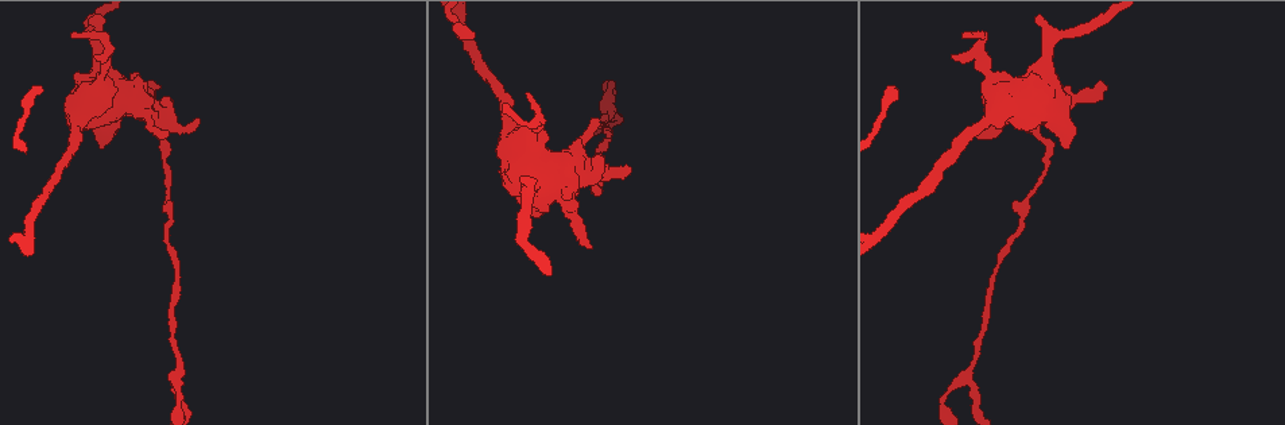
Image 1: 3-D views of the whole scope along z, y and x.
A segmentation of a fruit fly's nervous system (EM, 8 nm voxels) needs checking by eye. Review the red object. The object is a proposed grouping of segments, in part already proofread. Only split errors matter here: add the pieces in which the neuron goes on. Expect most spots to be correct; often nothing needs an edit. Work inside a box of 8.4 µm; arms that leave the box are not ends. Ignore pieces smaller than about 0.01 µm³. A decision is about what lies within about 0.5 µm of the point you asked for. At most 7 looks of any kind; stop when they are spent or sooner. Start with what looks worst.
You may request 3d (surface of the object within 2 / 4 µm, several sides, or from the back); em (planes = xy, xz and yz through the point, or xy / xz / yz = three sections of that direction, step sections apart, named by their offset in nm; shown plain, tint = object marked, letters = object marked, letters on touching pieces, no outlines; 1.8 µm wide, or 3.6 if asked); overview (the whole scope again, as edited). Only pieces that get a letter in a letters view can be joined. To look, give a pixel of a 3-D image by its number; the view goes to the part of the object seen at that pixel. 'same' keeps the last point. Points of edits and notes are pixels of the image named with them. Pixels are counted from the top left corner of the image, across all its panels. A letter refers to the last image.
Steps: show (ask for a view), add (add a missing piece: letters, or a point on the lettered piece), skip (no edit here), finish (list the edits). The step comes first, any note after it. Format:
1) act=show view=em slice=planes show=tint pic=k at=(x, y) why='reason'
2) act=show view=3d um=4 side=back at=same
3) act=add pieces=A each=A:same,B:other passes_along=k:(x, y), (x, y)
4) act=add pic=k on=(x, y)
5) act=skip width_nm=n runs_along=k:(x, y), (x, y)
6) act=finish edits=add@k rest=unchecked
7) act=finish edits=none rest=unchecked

act=show view=em um=3.6 slice=planes show=letters pic=1 at=(965, 381) why='narrows sharply'

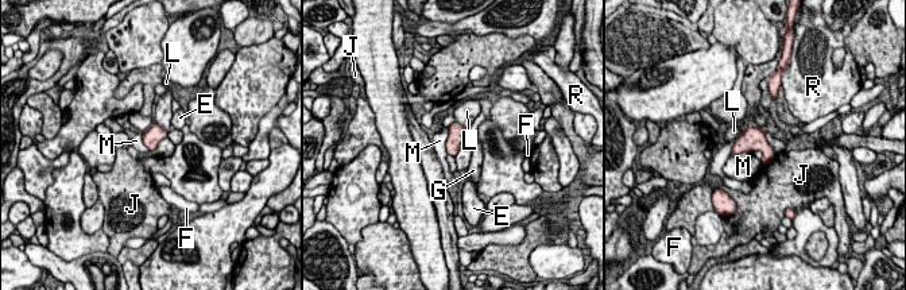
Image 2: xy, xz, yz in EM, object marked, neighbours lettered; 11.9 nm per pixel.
act=skip each=E:other,F:other,G:other,J:other,L:other,M:other,R:other border=2:(449, 128), (446, 154) found='none of them fits'

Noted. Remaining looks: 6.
act=show view=em slice=yz step=8 show=tint pic=1 at=(979, 41) why='sharp bend'

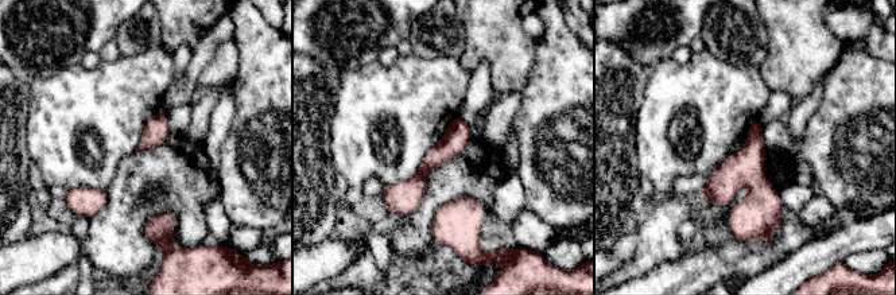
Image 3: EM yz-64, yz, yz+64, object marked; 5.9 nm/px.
act=show view=em slice=planes show=letters at=same why='another direction'

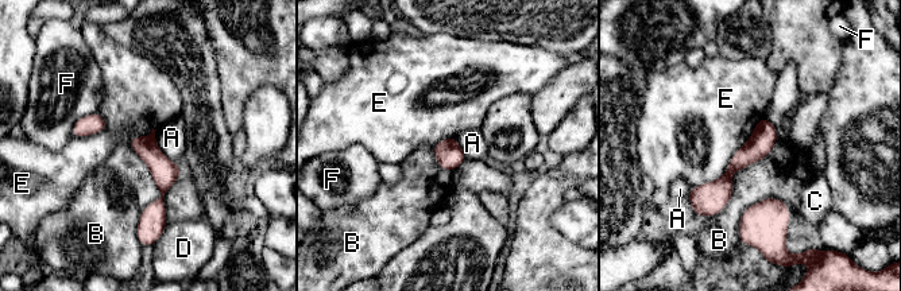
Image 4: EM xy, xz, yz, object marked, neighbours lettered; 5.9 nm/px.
act=skip each=A:other,B:other,C:other,D:other,E:other,F:other runs_along=4:(769, 125), (764, 138), (699, 209) found='none of them fits'

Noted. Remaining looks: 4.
act=show view=3d um=2 pic=1 at=(599, 188) why='sudden change in width'

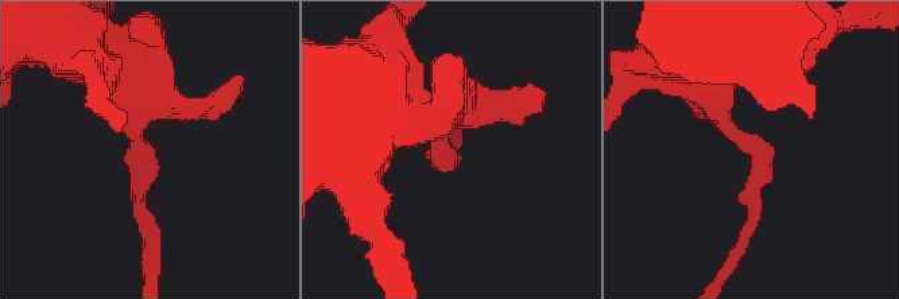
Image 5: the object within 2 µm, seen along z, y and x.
act=show view=em slice=xz step=8 show=letters pic=5 at=(754, 152) why='now the EM'

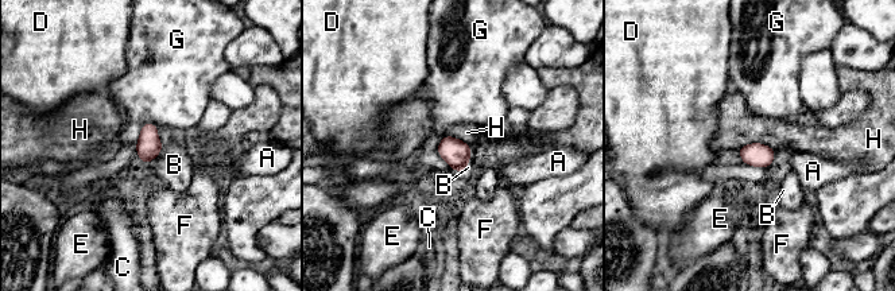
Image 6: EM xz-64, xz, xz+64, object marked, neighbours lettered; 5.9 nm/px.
act=skip each=A:other,B:other,C:other,D:other,E:other,F:other,G:other,H:other border=6:(737, 148), (764, 143), (775, 151) found='none of them fits'

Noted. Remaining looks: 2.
act=finish edits=none rest=unchecked

